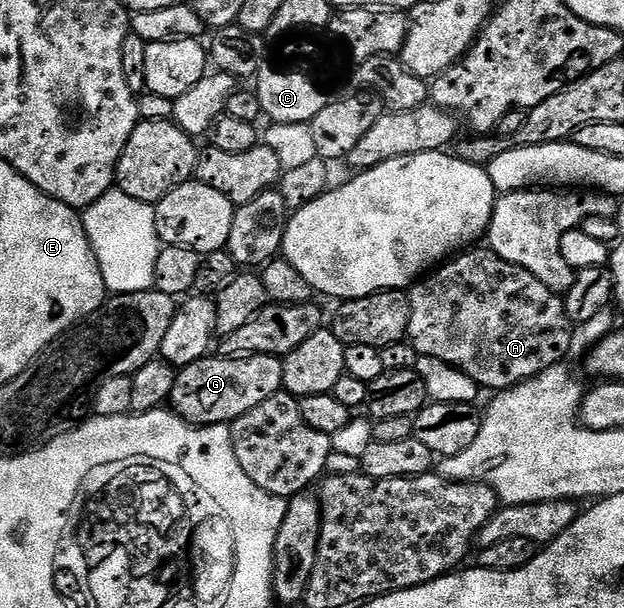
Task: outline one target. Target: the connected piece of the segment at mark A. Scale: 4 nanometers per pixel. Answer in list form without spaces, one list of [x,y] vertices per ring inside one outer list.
[[[466,249],[461,253],[455,254],[449,261],[443,262],[437,269],[431,270],[429,274],[418,280],[409,288],[410,297],[410,316],[408,317],[408,342],[415,348],[419,355],[424,357],[436,357],[436,361],[444,361],[472,377],[472,381],[478,383],[479,388],[486,389],[491,387],[491,392],[501,393],[509,391],[511,387],[518,386],[528,379],[537,379],[545,371],[557,368],[558,363],[565,355],[571,354],[570,337],[572,334],[572,324],[566,318],[566,305],[563,296],[558,295],[544,281],[536,281],[528,269],[524,269],[515,263],[504,261],[492,250],[483,249],[483,251],[474,251],[478,249]]]

